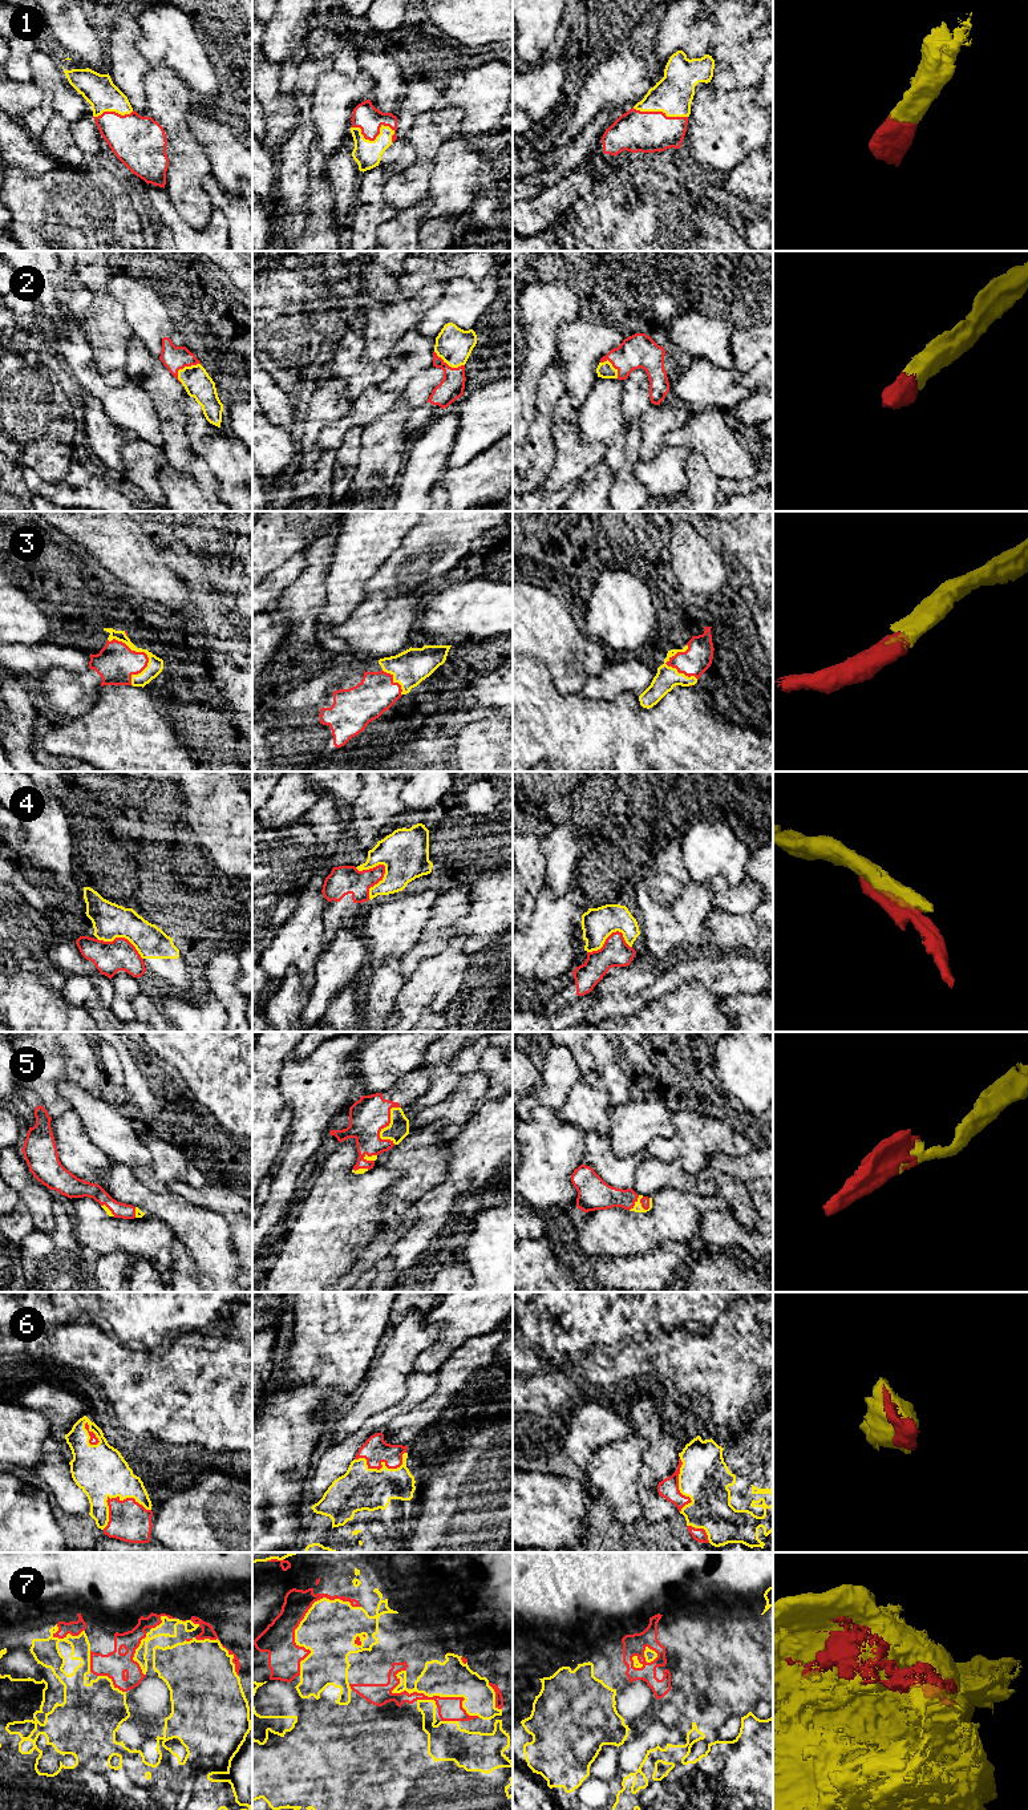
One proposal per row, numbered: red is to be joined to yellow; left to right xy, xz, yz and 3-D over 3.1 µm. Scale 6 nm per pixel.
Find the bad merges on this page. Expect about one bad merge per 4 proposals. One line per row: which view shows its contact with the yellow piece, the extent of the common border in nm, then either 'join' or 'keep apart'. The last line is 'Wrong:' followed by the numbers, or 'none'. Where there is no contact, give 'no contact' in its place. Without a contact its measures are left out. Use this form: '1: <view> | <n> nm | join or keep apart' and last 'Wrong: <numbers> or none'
1: xz | 280 nm | join
2: xy | 180 nm | join
3: xy | 320 nm | join
4: xz | 240 nm | keep apart
5: xz | 240 nm | join
6: xy | 320 nm | join
7: xz | 600 nm | join
Wrong: 4

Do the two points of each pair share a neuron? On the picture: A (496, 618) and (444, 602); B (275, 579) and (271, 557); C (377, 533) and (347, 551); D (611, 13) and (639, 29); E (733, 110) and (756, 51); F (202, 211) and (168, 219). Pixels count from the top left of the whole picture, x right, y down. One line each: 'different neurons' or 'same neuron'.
A: same neuron
B: different neurons
C: same neuron
D: different neurons
E: different neurons
F: different neurons

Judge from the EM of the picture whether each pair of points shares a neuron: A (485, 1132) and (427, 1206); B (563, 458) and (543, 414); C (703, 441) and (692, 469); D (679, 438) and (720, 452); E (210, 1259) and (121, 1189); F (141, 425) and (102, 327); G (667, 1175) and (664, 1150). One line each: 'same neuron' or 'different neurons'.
A: same neuron
B: different neurons
C: different neurons
D: same neuron
E: same neuron
F: different neurons
G: different neurons

